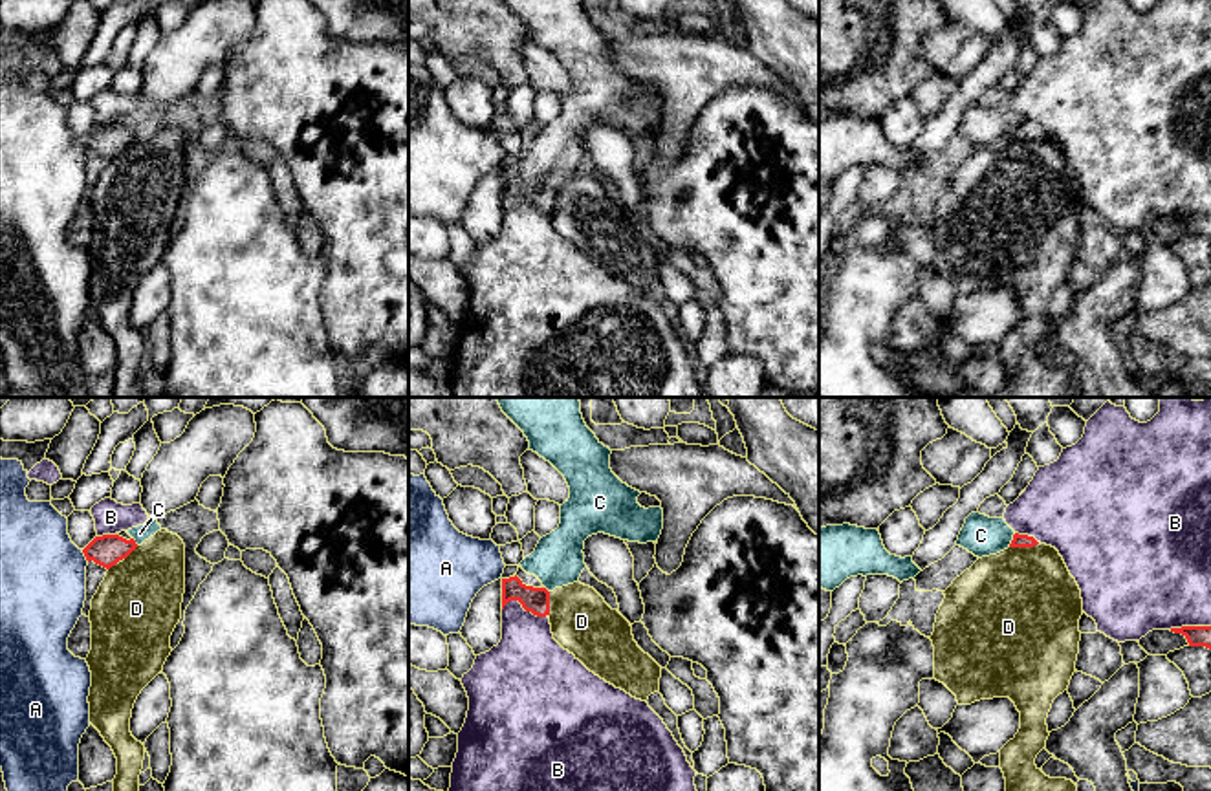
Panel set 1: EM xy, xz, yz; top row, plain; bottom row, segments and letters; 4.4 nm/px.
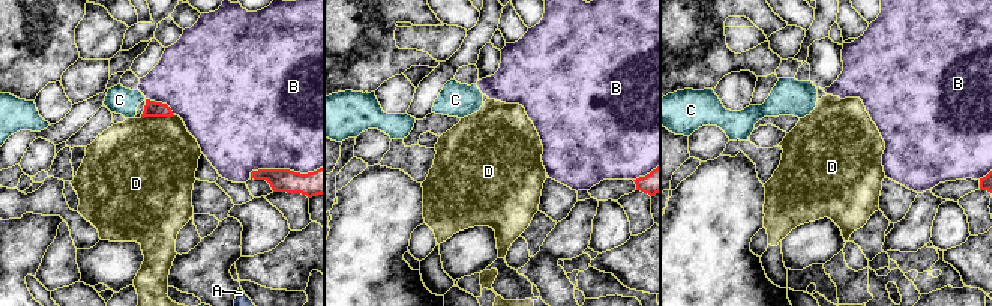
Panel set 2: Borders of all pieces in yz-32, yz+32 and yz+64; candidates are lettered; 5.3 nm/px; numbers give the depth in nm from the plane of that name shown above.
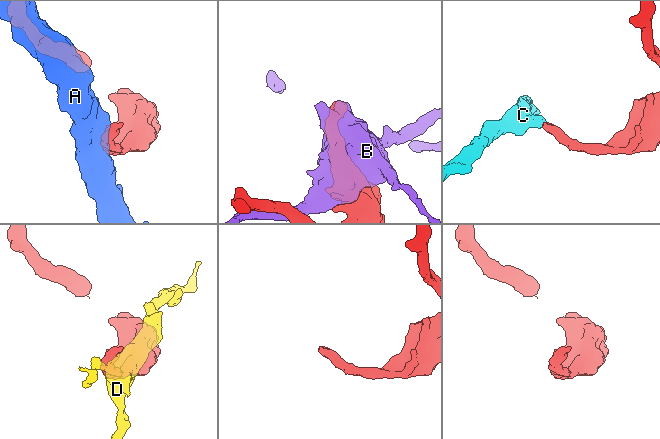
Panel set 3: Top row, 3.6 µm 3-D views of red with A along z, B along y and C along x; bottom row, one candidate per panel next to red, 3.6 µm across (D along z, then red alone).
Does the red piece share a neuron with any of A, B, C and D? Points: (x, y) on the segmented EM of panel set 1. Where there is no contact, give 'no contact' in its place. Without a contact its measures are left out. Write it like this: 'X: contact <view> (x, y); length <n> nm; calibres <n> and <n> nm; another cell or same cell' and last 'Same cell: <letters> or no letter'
A: contact xy (85, 555); length 70 nm; calibres 140 and 380 nm; another cell
B: contact xz (524, 608); length 200 nm; calibres 110 and 320 nm; another cell
C: contact yz (1012, 541); length 70 nm; calibres 60 and 180 nm; same cell
D: contact yz (1025, 546); length 140 nm; calibres 60 and 480 nm; another cell
Same cell: C

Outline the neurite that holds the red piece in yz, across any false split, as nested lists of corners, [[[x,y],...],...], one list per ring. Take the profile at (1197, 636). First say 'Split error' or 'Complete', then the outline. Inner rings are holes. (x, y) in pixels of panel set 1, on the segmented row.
Complete. [[[1182,626],[1171,628],[1174,634],[1182,634],[1189,646],[1206,646],[1211,650],[1211,626]]]

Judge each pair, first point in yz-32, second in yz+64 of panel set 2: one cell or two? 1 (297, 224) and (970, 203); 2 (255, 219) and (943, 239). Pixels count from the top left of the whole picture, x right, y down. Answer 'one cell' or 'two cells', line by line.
1: one cell
2: one cell

